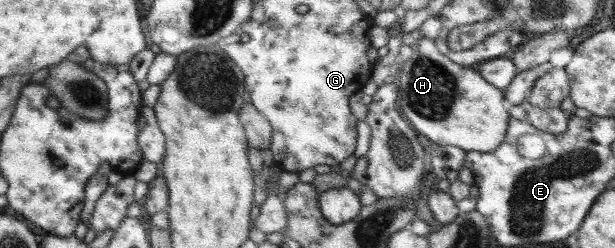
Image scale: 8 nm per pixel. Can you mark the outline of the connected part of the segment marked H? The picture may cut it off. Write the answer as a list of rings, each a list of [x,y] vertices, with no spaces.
[[[419,38],[415,40],[411,47],[411,58],[403,62],[403,68],[400,68],[397,76],[399,91],[399,100],[401,110],[405,118],[411,122],[414,130],[431,142],[441,147],[457,147],[466,152],[493,152],[501,146],[505,140],[507,125],[511,116],[507,111],[509,105],[506,102],[502,89],[493,86],[493,84],[483,79],[475,69],[457,65],[446,58],[437,50],[434,42],[430,39]]]

